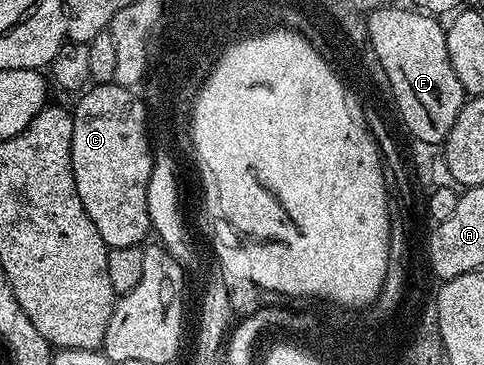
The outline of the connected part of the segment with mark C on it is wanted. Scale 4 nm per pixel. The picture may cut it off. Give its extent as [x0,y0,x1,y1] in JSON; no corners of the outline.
[71,84,152,249]

